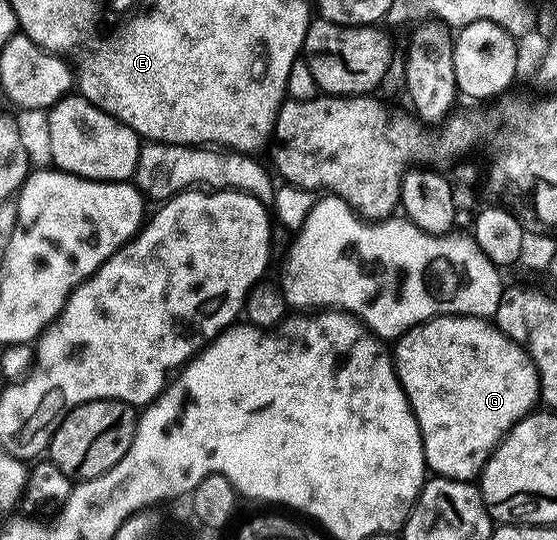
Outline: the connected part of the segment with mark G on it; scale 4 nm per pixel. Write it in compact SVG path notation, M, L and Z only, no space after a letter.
M437 315L399 336L393 347L395 374L411 403L423 438L423 457L436 476L471 481L482 472L504 435L540 402L539 370L520 344L514 343L494 322L470 315Z

